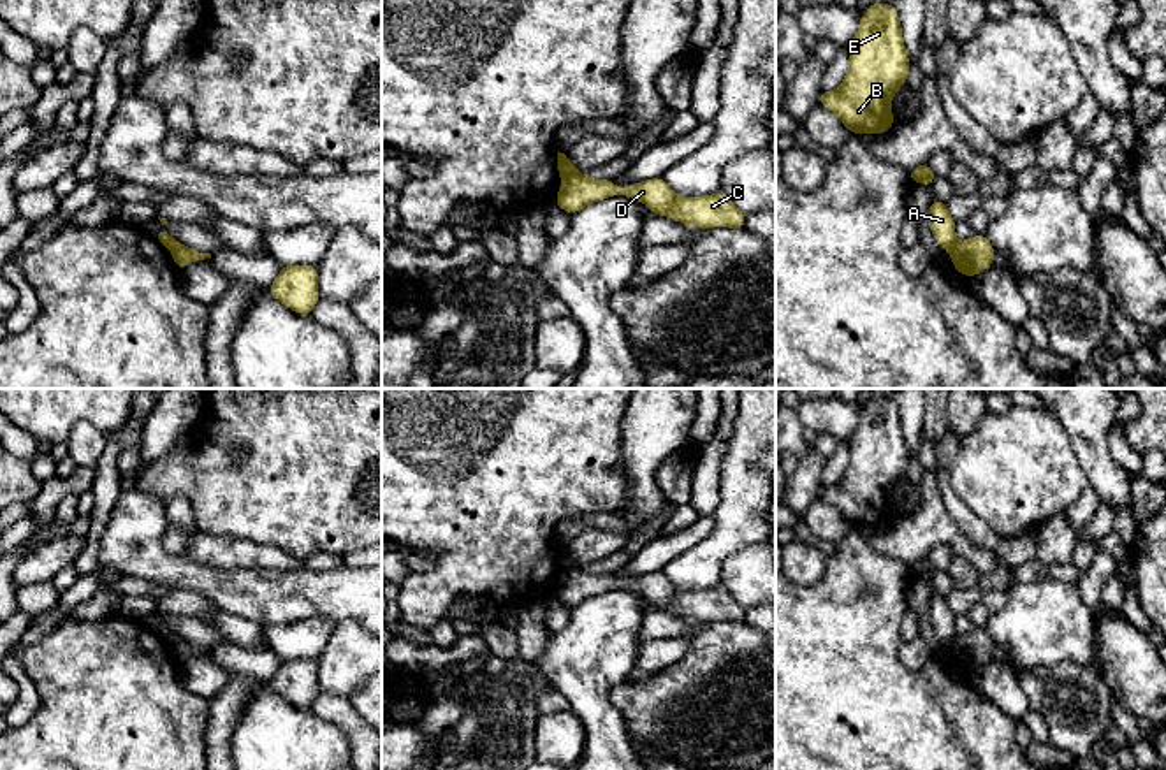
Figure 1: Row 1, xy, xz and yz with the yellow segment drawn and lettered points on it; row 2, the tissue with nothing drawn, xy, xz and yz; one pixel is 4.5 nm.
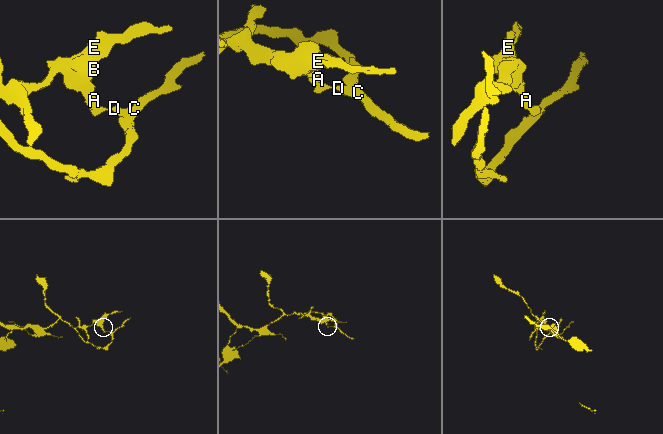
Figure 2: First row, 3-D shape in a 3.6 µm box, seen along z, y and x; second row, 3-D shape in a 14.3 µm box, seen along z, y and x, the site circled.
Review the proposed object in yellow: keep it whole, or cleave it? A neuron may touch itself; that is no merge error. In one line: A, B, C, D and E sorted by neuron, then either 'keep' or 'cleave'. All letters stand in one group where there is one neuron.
groups A B E / C D; cleave

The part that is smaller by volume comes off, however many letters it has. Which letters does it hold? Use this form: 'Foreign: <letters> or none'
Foreign: A, B, E

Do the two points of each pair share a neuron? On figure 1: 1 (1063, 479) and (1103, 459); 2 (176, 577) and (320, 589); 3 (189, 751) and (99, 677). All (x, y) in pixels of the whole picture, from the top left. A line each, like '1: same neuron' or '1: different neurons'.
1: different neurons
2: same neuron
3: same neuron

